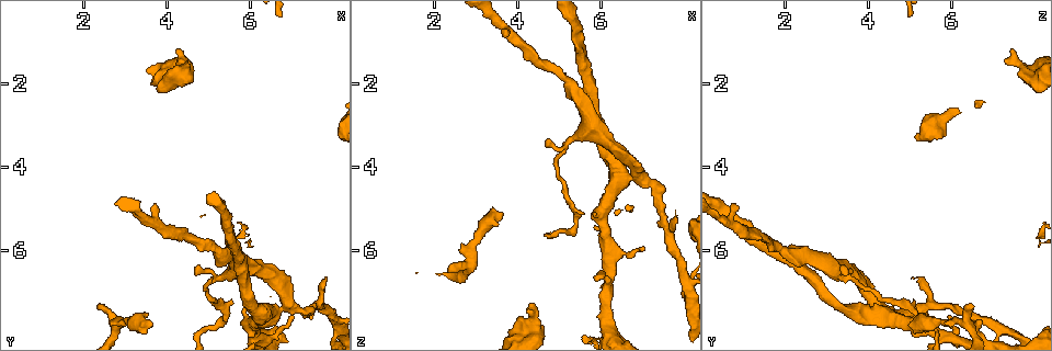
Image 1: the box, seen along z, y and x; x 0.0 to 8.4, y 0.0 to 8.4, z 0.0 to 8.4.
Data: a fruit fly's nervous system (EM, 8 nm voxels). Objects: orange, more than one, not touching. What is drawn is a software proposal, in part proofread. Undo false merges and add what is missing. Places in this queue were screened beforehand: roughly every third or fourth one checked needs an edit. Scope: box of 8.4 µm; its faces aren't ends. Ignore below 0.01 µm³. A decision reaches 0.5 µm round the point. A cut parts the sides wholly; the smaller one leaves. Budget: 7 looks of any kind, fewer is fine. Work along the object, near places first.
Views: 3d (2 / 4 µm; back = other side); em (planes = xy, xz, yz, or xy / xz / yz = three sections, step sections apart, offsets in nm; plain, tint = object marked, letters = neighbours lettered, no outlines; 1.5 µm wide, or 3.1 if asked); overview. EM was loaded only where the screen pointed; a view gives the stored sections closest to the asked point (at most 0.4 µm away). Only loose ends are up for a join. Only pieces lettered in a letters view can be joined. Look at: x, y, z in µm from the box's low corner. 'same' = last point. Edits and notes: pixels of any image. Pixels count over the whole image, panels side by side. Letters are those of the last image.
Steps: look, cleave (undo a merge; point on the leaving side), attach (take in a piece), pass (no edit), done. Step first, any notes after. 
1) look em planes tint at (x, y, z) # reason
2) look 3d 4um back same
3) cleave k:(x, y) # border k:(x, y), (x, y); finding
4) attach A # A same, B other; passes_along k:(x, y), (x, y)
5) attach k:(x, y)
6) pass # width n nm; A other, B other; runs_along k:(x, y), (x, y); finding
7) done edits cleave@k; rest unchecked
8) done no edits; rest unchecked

look 3d 2um back at (7.00, 7.55, 5.90) # an open end

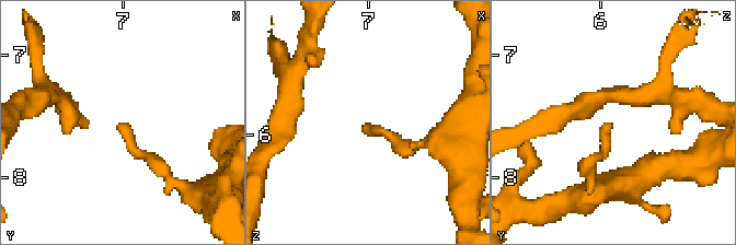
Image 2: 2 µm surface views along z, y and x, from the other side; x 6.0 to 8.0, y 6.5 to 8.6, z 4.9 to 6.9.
look em xy step 8 tint at (7.04, 7.58, 5.94)

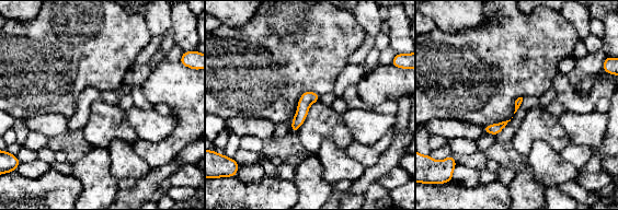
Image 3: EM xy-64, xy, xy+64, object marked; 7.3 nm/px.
look em planes letters same # another direction

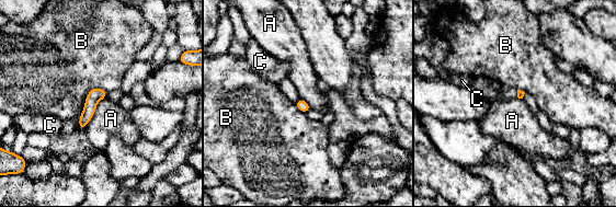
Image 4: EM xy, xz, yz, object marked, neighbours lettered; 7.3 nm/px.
pass # longest_contact A 280 nm; A other, B other, C other; runs_along 4:(102, 92), (90, 104), (81, 125); no lettered piece goes on from it

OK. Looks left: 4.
look em planes plain at (2.30, 7.40, 6.55) # free end

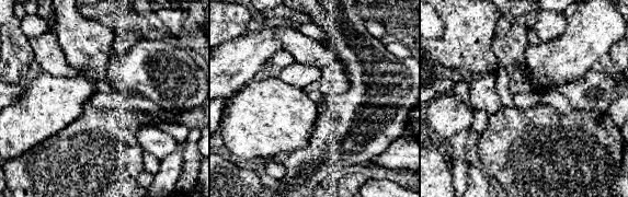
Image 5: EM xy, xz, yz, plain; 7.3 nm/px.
look em planes letters same # see the neighbours

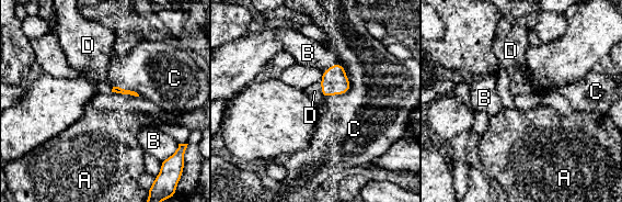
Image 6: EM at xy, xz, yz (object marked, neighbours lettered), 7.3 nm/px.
attach D # A other, B other, C other, D same; the neuron continues

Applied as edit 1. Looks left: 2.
look 3d 2um at (4.15, 1.20, 7.45)

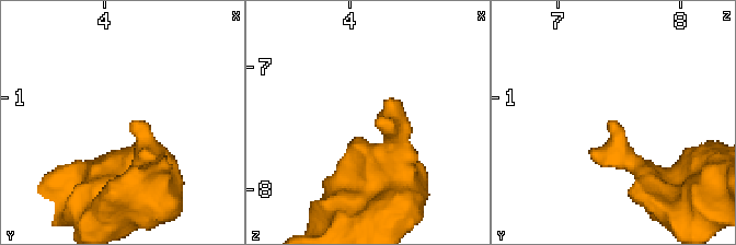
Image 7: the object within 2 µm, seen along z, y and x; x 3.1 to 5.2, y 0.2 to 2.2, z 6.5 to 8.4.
look em xz step 8 letters at (4.22, 1.24, 7.46) # now the EM

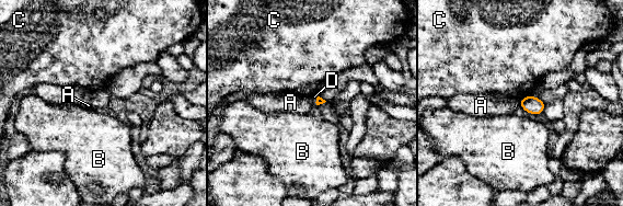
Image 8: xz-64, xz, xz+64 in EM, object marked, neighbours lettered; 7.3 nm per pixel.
pass # A other, B other, C other, D other; border 8:(519, 100), (521, 106); no lettered piece goes on from it

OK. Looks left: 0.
done edits attach@6; rest unchecked

